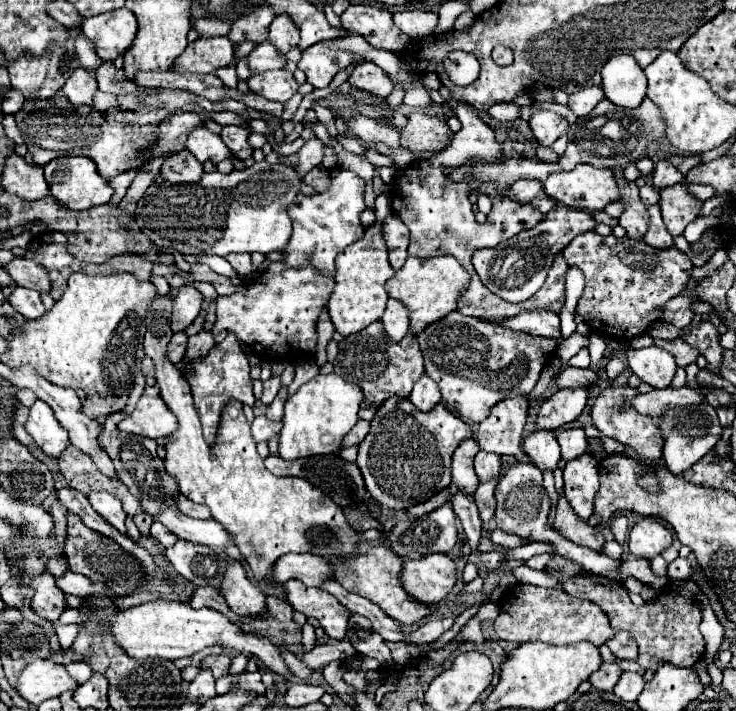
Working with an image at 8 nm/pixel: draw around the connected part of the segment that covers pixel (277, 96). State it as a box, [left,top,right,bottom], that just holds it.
[249,68,299,102]

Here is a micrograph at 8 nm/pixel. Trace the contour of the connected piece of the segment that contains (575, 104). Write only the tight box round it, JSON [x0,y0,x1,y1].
[569,88,605,116]

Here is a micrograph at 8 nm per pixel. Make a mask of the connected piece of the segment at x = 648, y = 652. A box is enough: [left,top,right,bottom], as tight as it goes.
[561,572,705,672]

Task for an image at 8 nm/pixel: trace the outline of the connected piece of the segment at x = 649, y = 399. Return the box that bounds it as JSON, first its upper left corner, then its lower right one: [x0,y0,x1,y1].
[631,388,705,416]

